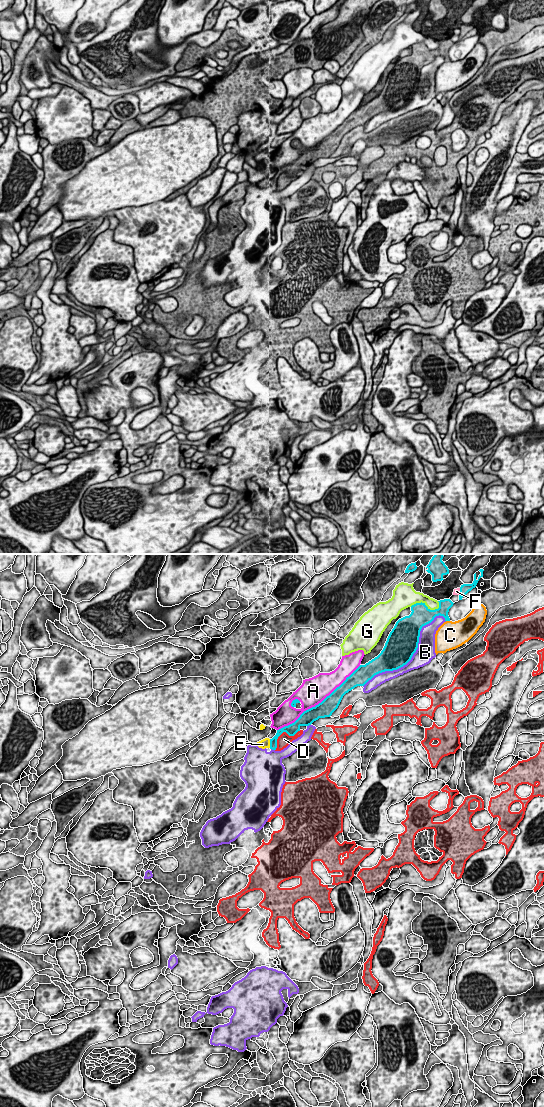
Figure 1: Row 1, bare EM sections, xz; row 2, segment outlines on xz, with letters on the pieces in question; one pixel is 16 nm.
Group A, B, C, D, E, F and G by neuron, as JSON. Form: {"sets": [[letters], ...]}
{"sets": [["A"], ["B"], ["C"], ["D"], ["E"], ["F"], ["G"]]}

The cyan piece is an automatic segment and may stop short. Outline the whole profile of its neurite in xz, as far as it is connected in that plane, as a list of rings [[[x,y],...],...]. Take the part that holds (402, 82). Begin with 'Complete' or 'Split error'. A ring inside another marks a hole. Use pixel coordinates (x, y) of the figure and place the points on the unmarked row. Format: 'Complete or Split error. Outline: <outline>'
Split error. Outline: [[[450,39],[440,40],[439,48],[430,50],[425,43],[416,43],[411,46],[411,54],[399,59],[390,72],[381,93],[366,103],[360,105],[346,120],[337,127],[321,143],[304,151],[292,164],[277,170],[272,178],[265,178],[257,182],[259,188],[276,190],[277,179],[286,172],[294,176],[301,166],[309,166],[319,158],[330,157],[338,148],[343,136],[357,126],[364,126],[375,115],[397,110],[406,105],[416,92],[419,83],[420,71],[423,66],[431,63],[436,56],[443,56],[450,61],[449,49],[453,46]]]

